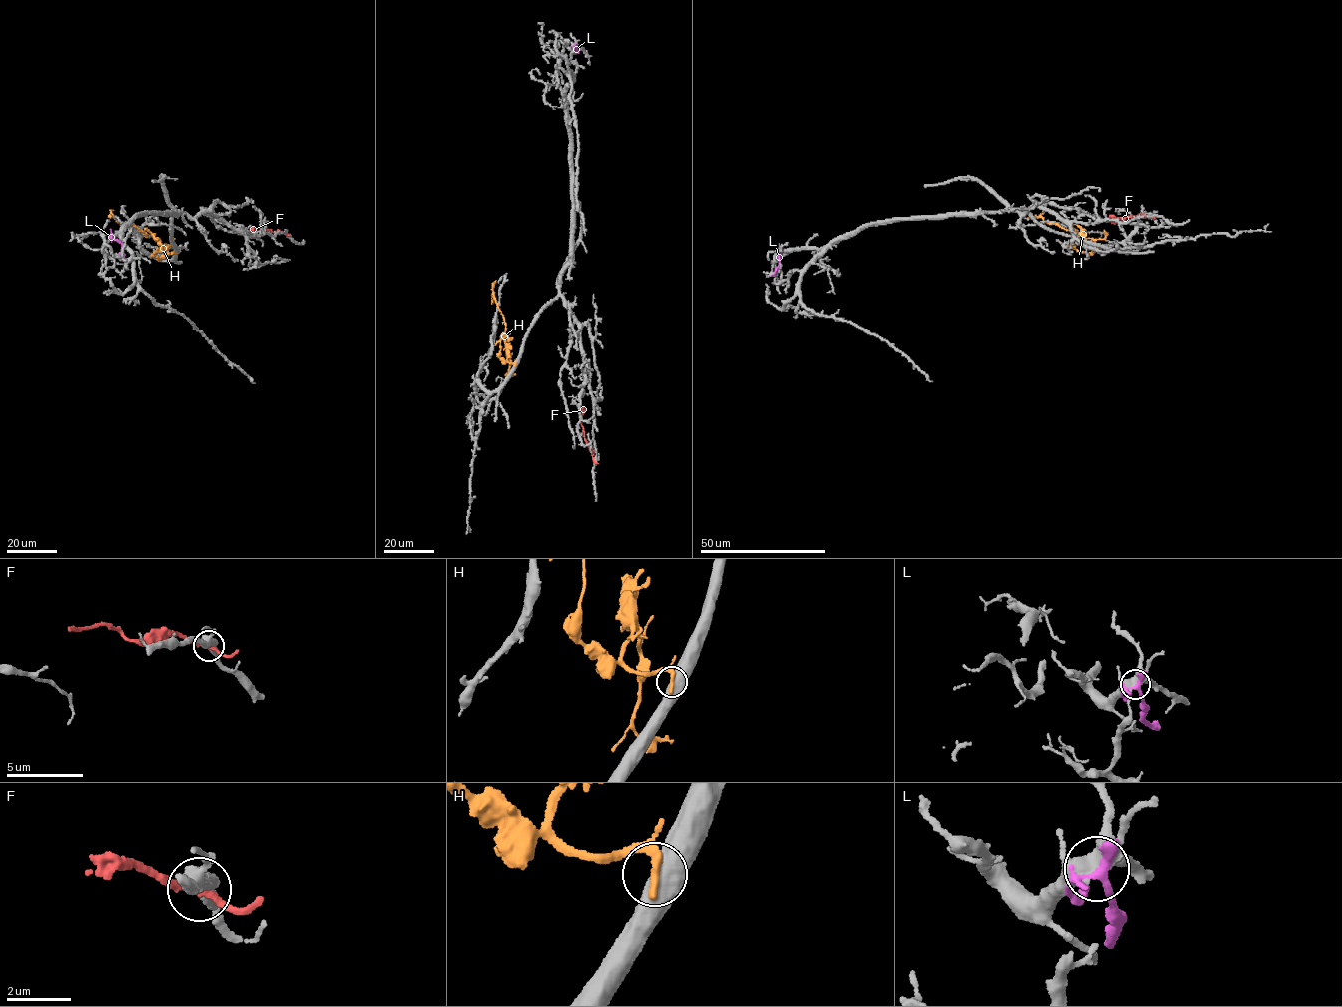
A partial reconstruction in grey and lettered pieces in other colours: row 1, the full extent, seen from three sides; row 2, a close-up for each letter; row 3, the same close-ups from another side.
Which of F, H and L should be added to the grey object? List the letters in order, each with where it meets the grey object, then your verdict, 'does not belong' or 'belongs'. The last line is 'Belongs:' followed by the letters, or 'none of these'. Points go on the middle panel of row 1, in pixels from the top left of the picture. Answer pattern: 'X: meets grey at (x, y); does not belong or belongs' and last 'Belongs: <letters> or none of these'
F: meets grey at (595, 462); does not belong
H: meets grey at (515, 364); does not belong
L: meets grey at (574, 45); does not belong
Belongs: none of these

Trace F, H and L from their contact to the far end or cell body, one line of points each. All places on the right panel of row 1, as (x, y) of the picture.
F: (1154, 216), (1110, 217), (1108, 220)
H: (1094, 246), (1087, 245), (1077, 225), (1073, 224), (1066, 230), (1056, 224), (1044, 222), (1041, 214), (1051, 209)
L: (773, 275), (778, 267), (781, 245)

